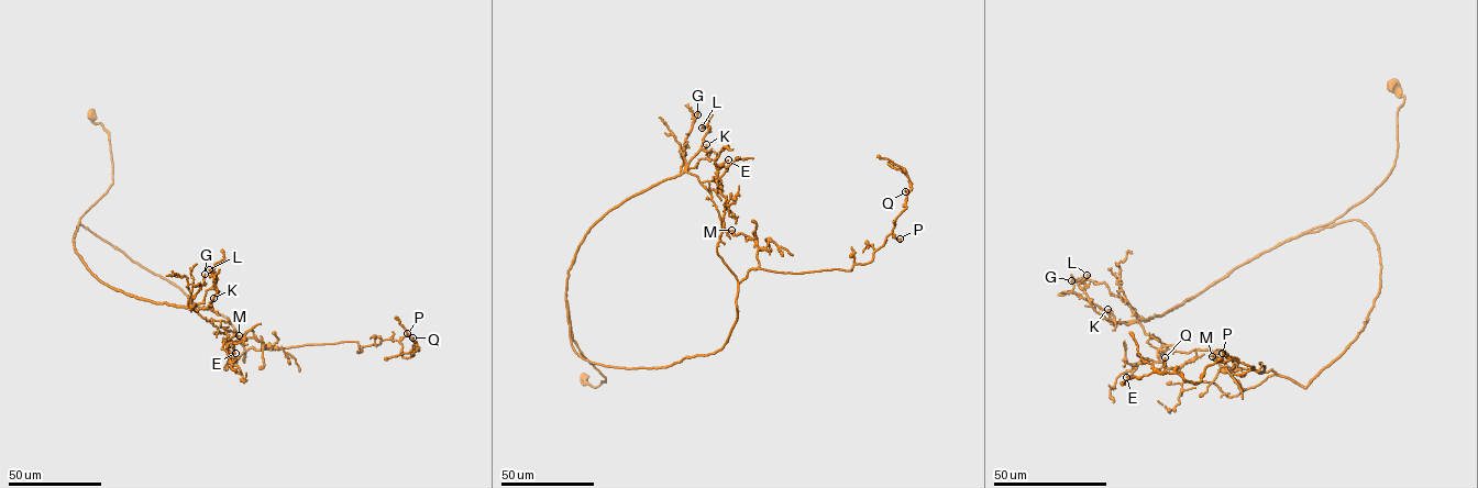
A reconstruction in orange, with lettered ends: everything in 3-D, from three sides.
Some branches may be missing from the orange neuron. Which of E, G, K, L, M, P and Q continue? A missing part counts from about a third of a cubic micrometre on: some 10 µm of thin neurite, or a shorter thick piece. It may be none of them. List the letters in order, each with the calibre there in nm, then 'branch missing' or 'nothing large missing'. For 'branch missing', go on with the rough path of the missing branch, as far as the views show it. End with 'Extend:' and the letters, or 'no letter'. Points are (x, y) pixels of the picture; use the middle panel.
E: 150 nm | nothing large missing
G: 160 nm | nothing large missing
K: 240 nm | nothing large missing
L: 200 nm | nothing large missing
M: 170 nm | nothing large missing
P: 170 nm | nothing large missing
Q: 140 nm | nothing large missing
Extend: no letter

